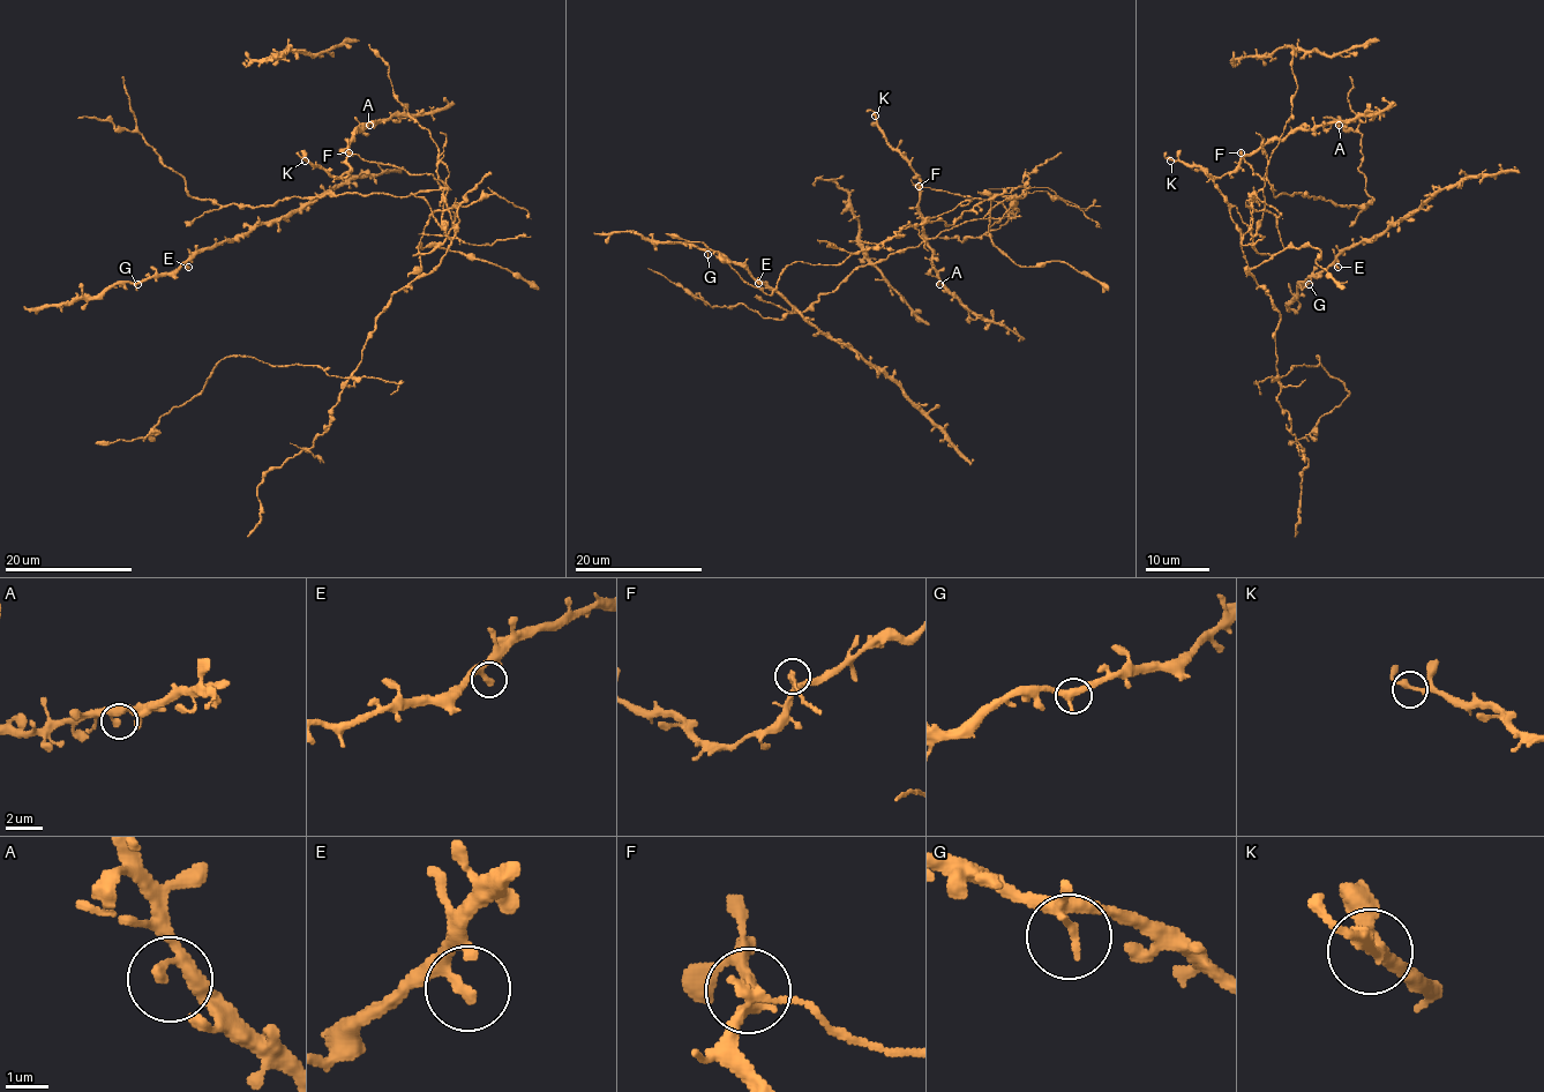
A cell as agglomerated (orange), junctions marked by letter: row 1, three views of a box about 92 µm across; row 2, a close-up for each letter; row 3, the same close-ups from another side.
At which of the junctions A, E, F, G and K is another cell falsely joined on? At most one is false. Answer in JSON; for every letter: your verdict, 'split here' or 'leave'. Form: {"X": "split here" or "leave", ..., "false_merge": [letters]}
{"A": "leave", "E": "leave", "F": "split here", "G": "leave", "K": "leave", "false_merge": ["F"]}

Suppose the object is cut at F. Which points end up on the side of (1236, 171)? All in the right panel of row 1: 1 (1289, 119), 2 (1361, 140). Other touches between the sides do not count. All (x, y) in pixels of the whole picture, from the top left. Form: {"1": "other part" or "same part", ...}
{"1": "other part", "2": "other part"}

